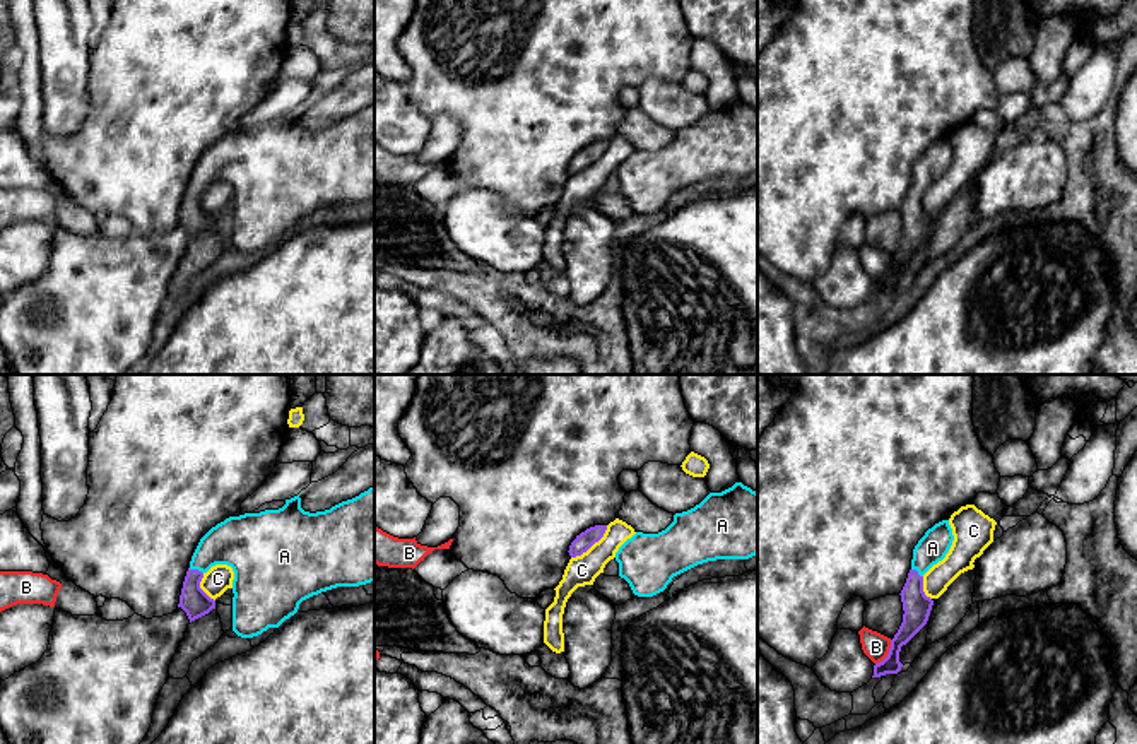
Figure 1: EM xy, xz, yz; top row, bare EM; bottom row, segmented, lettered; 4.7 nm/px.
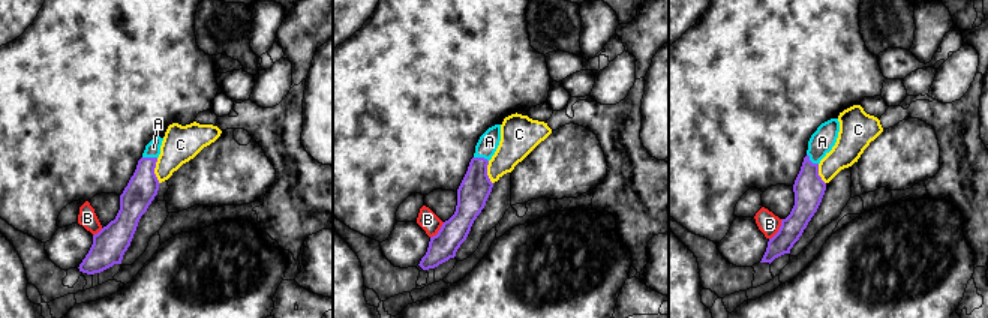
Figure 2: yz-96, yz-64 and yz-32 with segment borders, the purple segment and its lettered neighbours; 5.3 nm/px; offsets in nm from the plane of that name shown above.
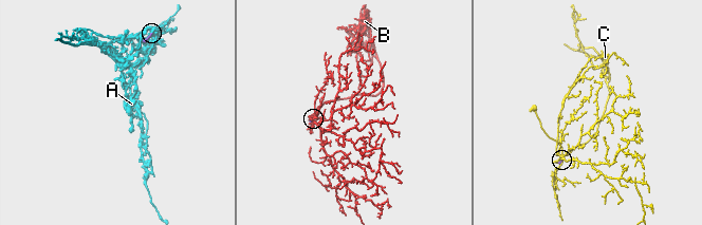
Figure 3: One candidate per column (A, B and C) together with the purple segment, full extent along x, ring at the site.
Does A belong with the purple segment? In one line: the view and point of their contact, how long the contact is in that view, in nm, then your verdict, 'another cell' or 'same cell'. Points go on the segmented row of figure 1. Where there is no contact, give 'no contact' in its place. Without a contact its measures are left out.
meets purple in xy at (195, 570); contact 80 nm long; same cell

